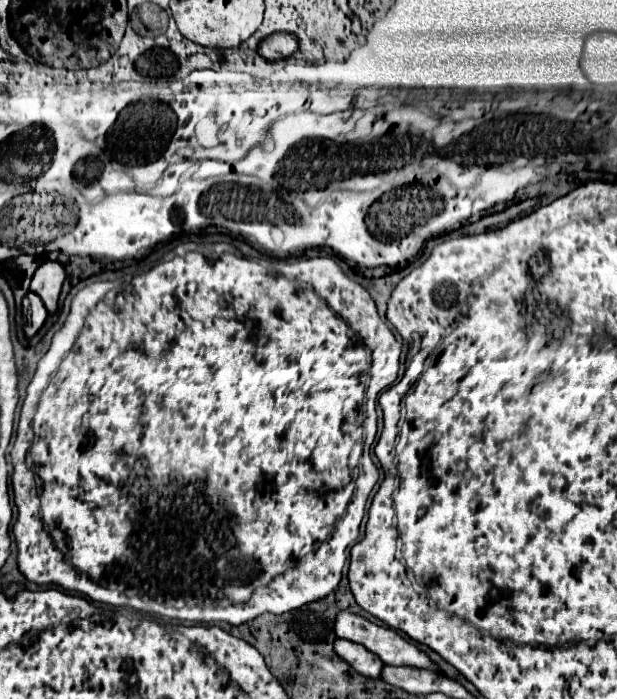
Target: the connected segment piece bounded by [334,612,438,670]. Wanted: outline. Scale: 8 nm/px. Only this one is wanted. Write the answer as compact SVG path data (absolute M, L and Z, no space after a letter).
M338 612L338 618L334 620L334 634L338 638L346 638L350 642L362 644L364 648L368 648L372 654L376 654L384 664L390 666L414 666L414 668L430 668L430 670L438 670L438 666L424 654L420 652L412 642L408 642L406 638L402 638L400 634L396 634L392 628L386 626L378 626L358 614L352 612Z

